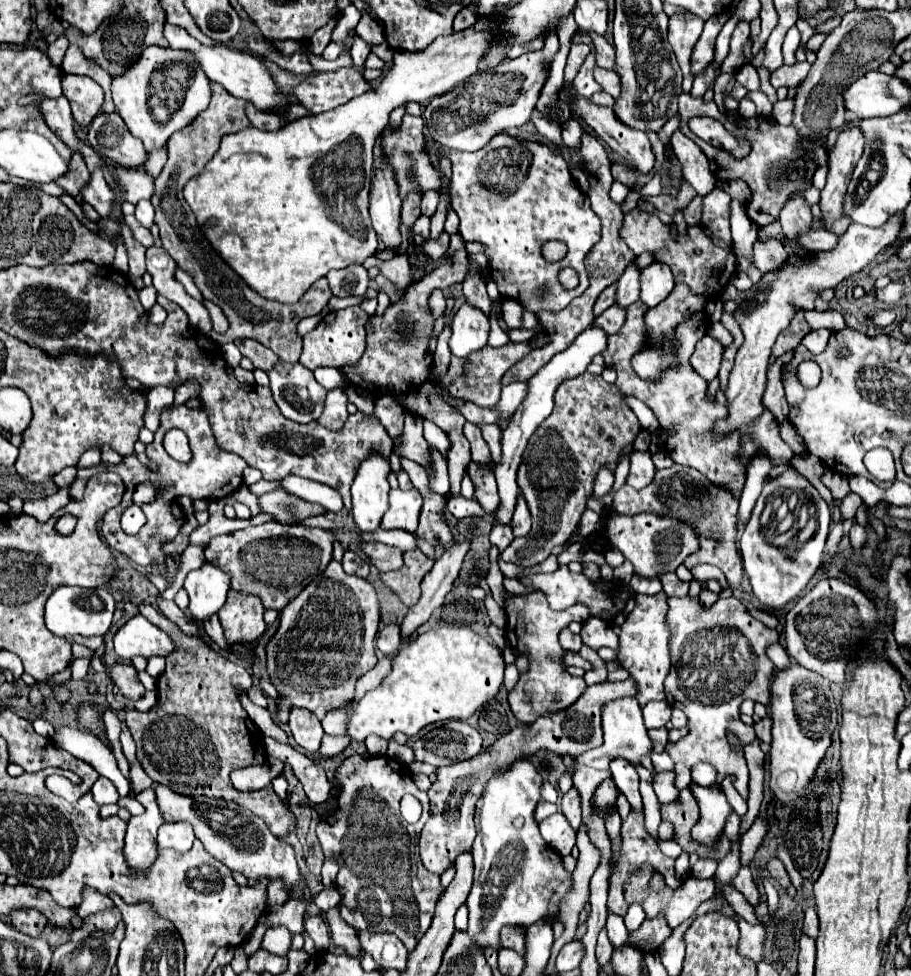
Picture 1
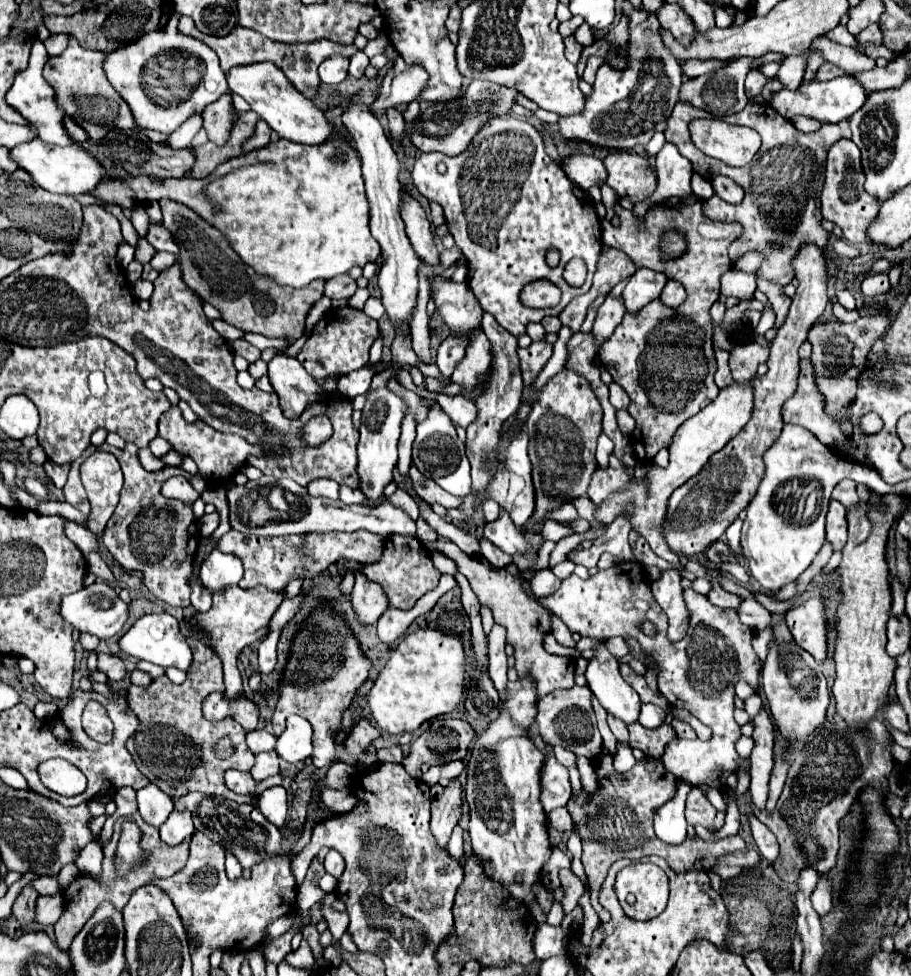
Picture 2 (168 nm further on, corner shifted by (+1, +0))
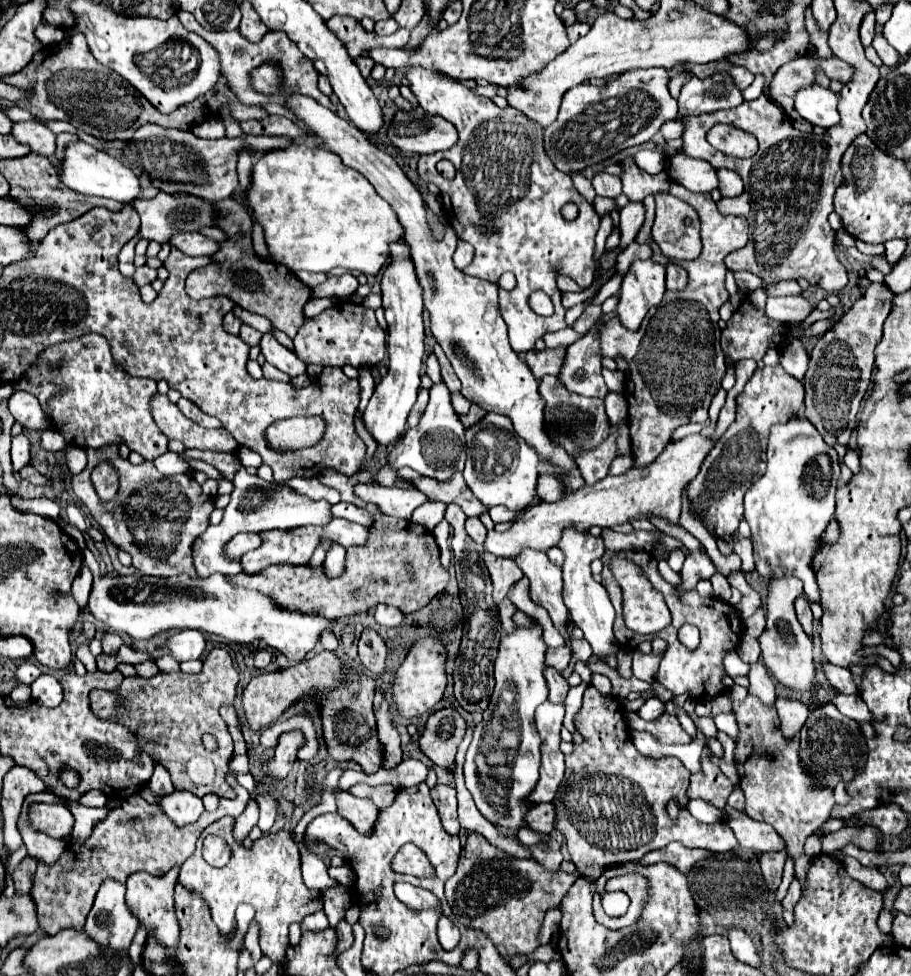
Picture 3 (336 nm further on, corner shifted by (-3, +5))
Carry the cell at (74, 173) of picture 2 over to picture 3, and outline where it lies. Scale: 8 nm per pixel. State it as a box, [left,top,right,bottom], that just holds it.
[56,141,140,203]

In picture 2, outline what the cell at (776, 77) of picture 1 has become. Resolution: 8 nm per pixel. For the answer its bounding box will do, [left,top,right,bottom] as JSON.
[746,70,768,98]

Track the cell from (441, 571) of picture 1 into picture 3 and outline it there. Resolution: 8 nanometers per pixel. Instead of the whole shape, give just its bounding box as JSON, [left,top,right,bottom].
[460,405,486,429]

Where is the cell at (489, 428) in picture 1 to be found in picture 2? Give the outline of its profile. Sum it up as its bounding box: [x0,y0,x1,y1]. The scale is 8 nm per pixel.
[438,394,476,426]

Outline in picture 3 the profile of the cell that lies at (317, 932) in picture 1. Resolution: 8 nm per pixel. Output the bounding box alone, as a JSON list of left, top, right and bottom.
[322,885,352,927]

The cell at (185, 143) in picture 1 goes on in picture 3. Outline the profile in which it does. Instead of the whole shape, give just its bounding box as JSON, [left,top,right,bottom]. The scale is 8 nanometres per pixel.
[186,199,312,337]

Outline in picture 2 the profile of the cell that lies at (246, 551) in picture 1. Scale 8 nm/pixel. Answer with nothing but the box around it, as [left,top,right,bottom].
[218,530,384,590]

